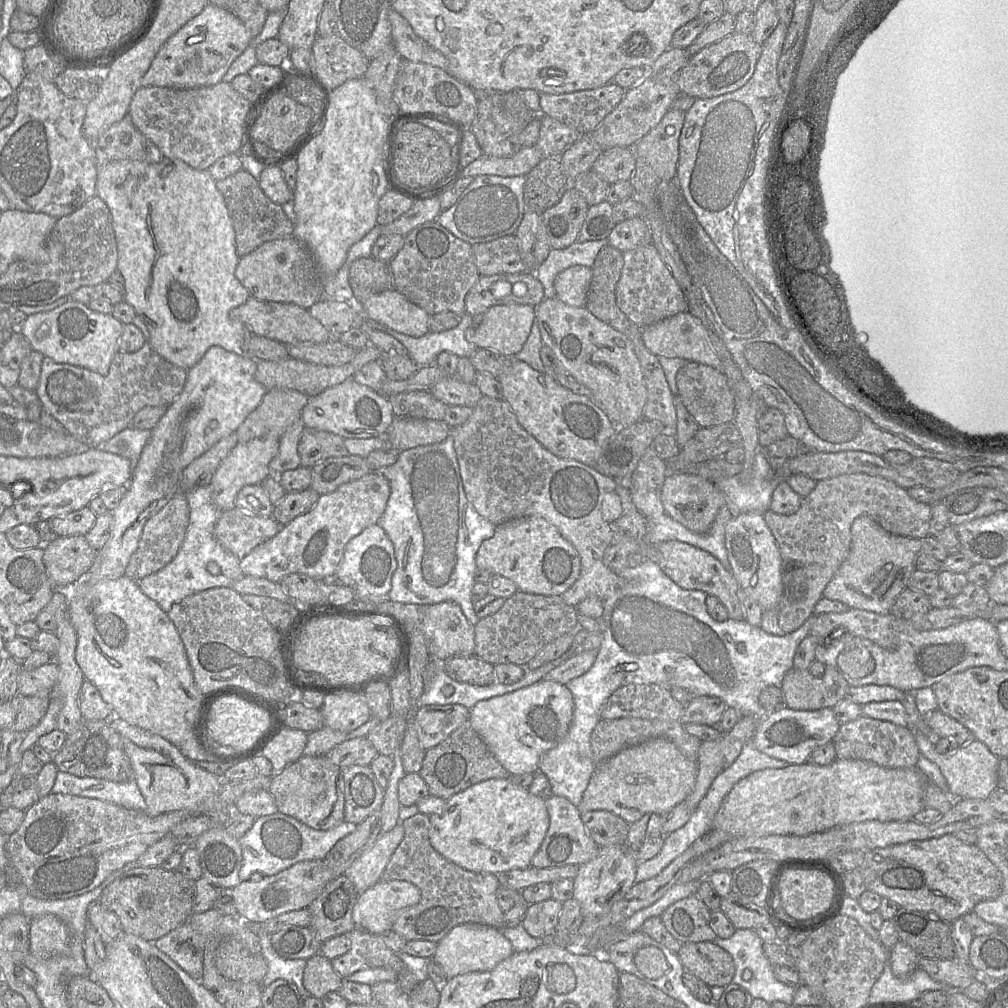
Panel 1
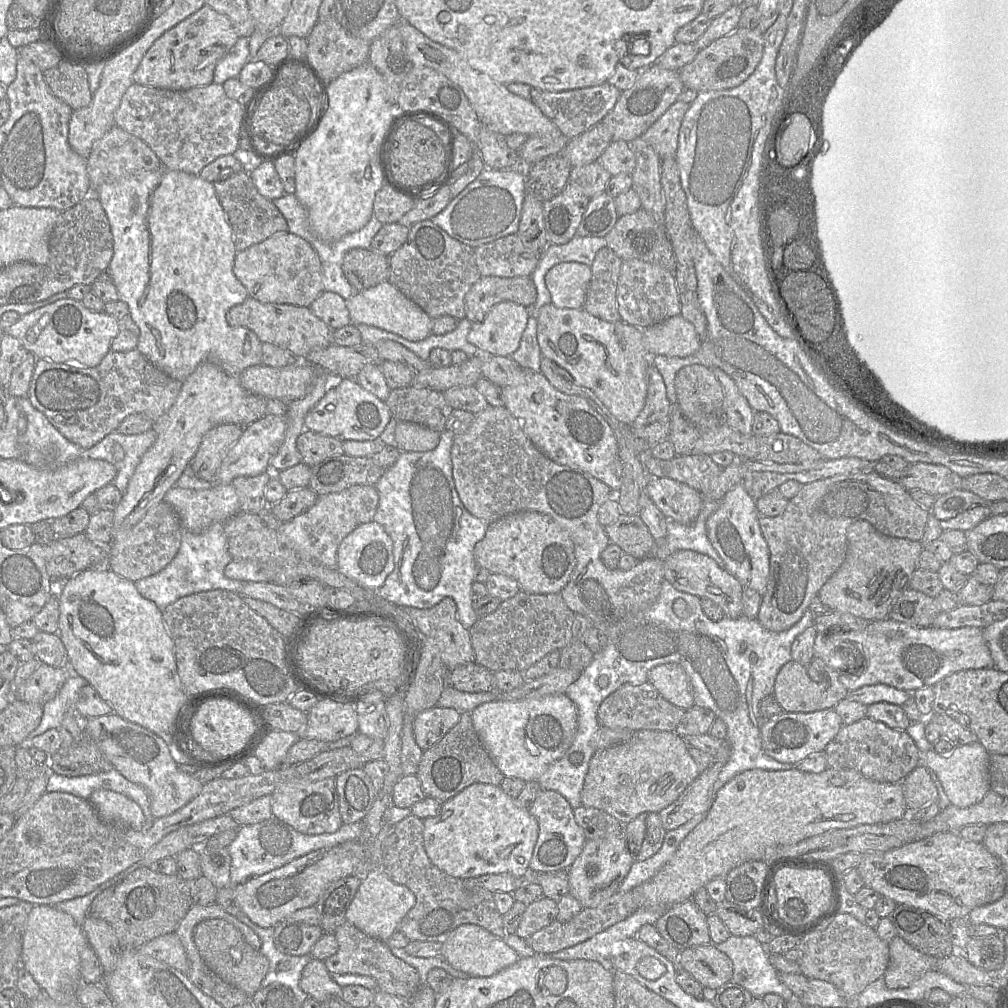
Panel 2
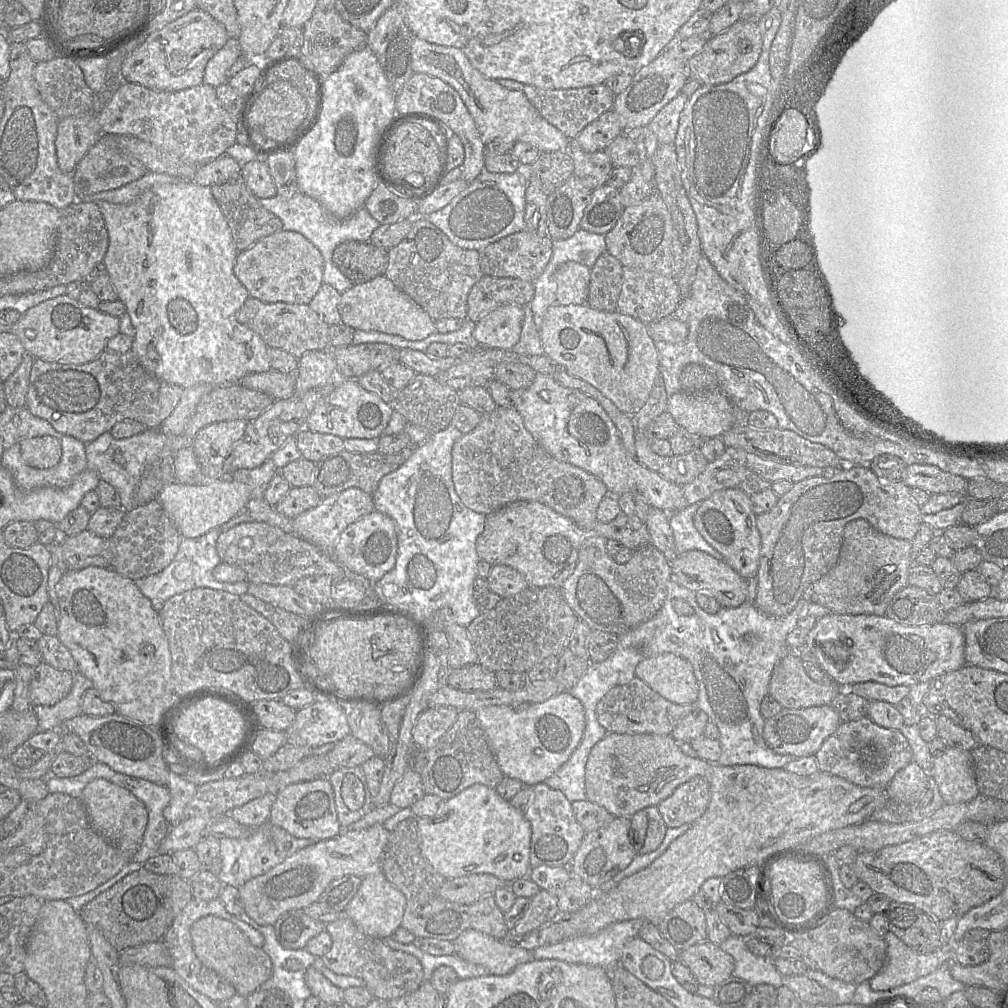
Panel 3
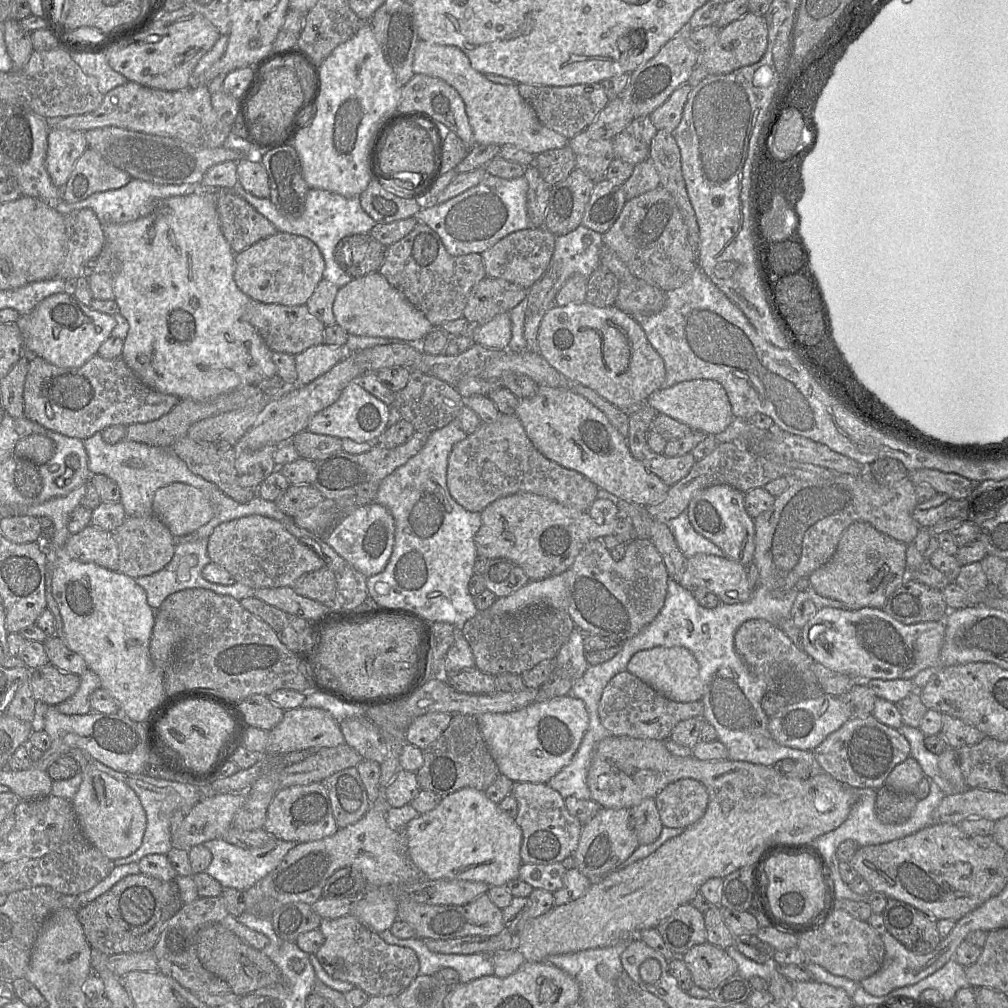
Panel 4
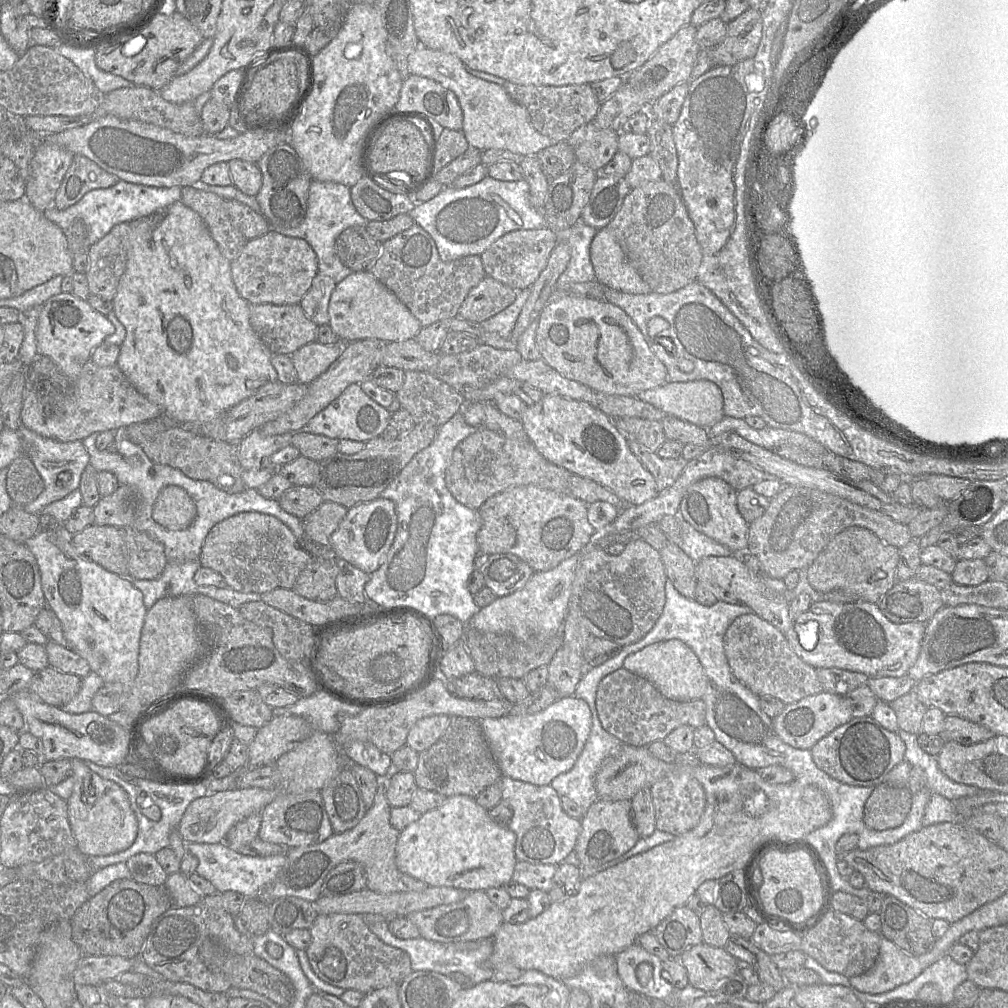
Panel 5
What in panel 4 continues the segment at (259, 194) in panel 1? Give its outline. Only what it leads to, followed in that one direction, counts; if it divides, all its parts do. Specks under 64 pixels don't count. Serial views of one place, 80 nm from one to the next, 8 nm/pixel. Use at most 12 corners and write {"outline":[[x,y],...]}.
{"outline":[[219,190],[221,230],[235,254],[278,232],[231,191]]}

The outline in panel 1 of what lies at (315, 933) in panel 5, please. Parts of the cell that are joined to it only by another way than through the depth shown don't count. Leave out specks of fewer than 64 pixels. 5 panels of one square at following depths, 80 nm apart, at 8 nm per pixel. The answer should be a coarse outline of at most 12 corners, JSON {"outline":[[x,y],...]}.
{"outline":[[355,928],[351,947],[331,960],[343,979],[385,968],[410,993],[418,981],[381,936]]}

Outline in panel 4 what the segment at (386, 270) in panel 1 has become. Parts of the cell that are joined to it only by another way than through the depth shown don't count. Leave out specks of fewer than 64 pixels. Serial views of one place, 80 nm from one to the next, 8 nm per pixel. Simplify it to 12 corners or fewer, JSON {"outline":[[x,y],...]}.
{"outline":[[368,234],[342,238],[340,268],[359,278],[378,272],[386,246]]}

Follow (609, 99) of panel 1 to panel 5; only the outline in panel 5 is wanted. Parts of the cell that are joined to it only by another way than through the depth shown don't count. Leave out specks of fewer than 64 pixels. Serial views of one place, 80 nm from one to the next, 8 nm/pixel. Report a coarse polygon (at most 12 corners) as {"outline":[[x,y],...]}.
{"outline":[[589,84],[502,86],[535,130],[568,141],[601,104]]}

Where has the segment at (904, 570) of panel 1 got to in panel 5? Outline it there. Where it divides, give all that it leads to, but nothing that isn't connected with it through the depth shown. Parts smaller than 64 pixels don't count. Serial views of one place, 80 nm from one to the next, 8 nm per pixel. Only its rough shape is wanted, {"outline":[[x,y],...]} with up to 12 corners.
{"outline":[[866,528],[831,539],[808,567],[819,592],[878,604],[898,548]]}

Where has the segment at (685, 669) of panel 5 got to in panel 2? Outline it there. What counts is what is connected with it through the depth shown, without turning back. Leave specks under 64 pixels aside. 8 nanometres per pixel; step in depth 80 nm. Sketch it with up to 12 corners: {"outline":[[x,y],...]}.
{"outline":[[679,664],[655,666],[648,682],[683,710],[694,705],[688,676]]}

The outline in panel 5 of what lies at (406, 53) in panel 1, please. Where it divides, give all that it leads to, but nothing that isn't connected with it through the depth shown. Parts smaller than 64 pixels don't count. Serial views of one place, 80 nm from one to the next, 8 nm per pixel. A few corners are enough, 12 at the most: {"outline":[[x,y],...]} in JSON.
{"outline":[[419,46],[410,74],[456,95],[470,147],[527,156],[556,143],[503,86]]}

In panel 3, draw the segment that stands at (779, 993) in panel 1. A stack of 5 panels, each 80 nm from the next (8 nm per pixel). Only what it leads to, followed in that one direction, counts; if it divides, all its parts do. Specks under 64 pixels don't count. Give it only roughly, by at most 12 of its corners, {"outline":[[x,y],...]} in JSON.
{"outline":[[746,938],[720,945],[735,961],[733,976],[751,986],[784,985],[772,959],[754,955]]}

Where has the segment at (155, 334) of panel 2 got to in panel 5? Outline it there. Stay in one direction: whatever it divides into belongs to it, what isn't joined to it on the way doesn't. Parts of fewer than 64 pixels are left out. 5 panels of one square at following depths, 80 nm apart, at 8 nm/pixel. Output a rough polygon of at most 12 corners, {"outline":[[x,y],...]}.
{"outline":[[181,201],[131,222],[116,365],[177,425],[278,381]]}

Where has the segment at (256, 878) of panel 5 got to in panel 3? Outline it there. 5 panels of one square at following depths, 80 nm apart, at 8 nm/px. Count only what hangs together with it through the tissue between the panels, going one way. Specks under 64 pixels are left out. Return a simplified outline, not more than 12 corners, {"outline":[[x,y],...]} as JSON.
{"outline":[[269,822],[247,838],[220,839],[217,878],[238,889],[298,850],[296,838]]}

